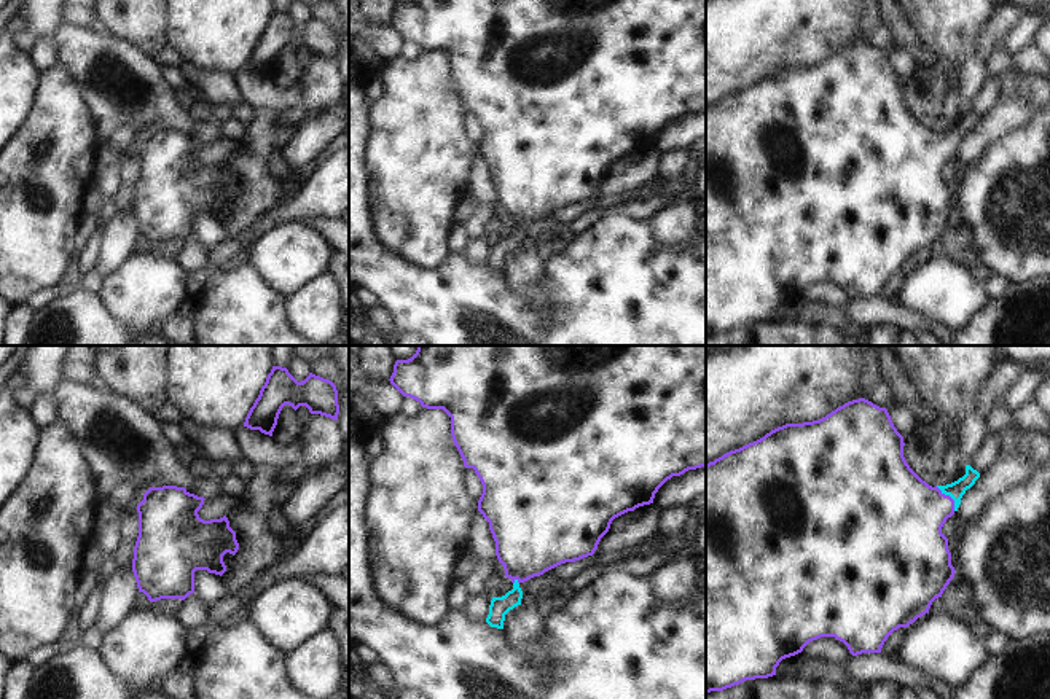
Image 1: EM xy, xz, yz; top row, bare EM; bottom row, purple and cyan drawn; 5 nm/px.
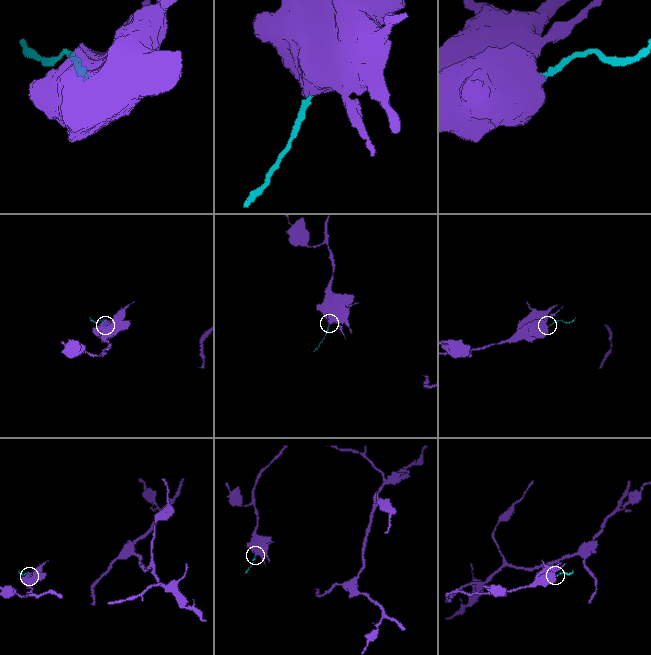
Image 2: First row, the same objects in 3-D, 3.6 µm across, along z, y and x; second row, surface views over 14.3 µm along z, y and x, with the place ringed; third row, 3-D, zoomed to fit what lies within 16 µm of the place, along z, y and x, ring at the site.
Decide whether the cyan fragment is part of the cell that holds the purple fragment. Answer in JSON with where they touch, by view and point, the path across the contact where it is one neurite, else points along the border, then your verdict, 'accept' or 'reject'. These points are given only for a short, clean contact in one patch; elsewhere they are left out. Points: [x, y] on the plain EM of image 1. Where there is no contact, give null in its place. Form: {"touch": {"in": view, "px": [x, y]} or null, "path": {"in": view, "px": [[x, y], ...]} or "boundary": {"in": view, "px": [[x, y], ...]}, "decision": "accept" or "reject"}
{"touch": {"in": "yz", "px": [950, 140]}, "path": {"in": "yz", "px": [[904, 158], [924, 153], [950, 140], [956, 132]]}, "decision": "accept"}

